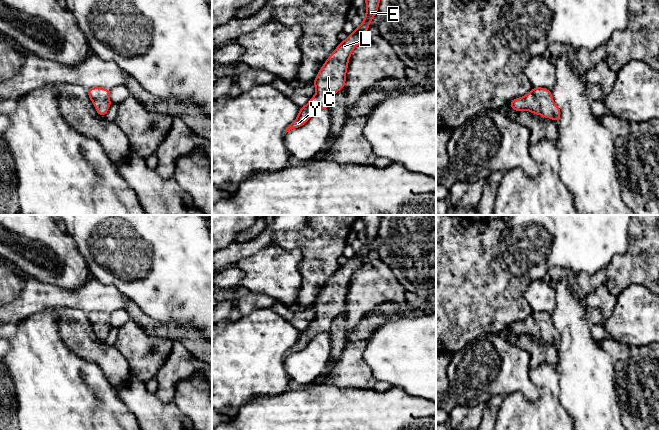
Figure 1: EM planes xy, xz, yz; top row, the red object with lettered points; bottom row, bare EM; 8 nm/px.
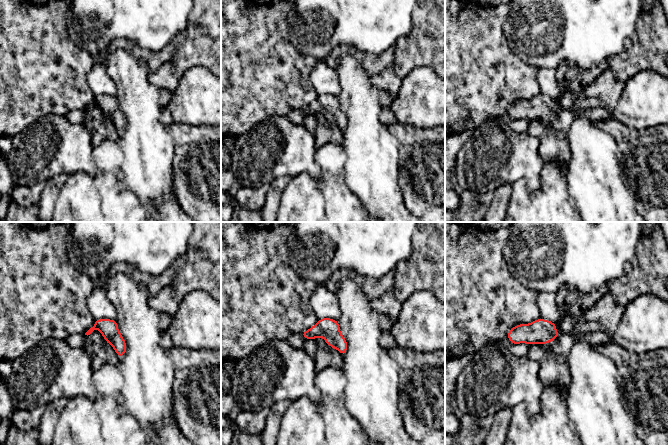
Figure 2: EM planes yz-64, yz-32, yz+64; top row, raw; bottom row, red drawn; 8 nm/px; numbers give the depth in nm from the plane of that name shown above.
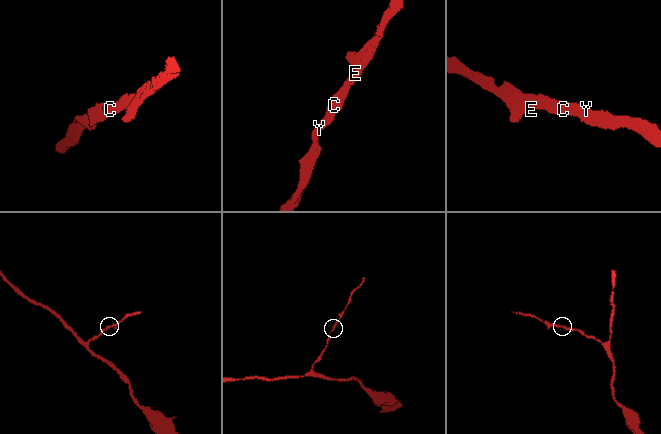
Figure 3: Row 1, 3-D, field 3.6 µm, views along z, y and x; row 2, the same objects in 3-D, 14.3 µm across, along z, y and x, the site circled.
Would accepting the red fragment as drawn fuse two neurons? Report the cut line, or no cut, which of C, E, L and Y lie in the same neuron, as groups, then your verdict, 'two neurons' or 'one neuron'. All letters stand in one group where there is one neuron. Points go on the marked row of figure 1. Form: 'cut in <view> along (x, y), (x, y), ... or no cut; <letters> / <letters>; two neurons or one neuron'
no cut; C E L Y; one neuron

